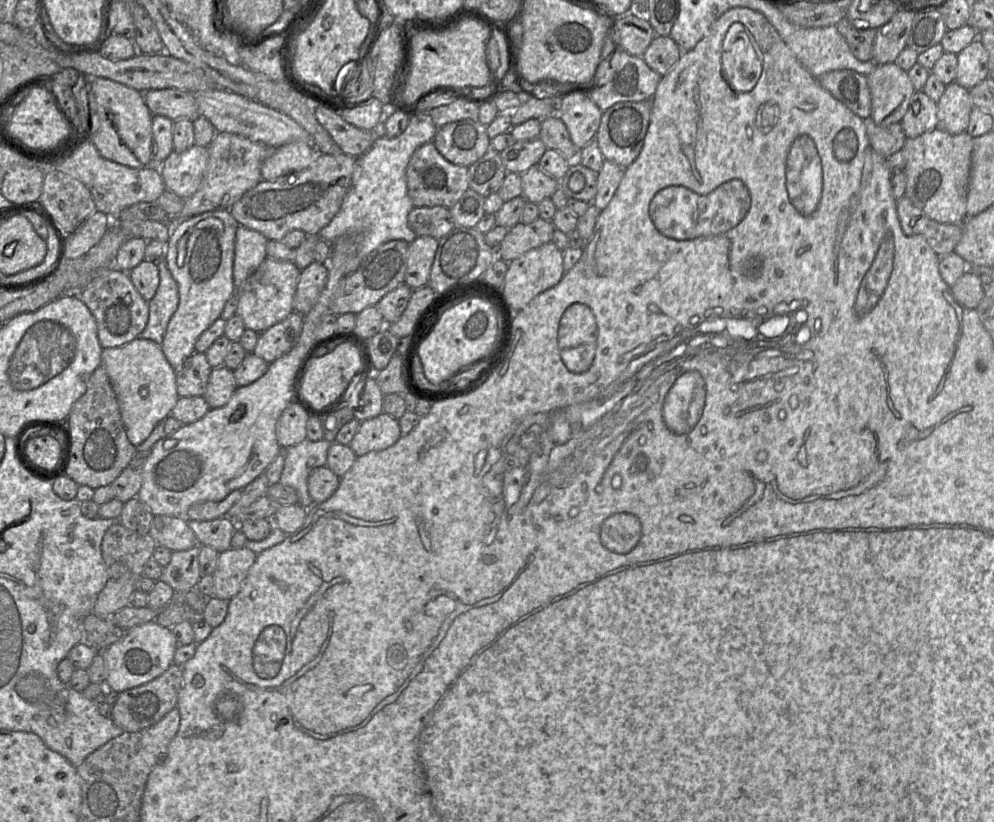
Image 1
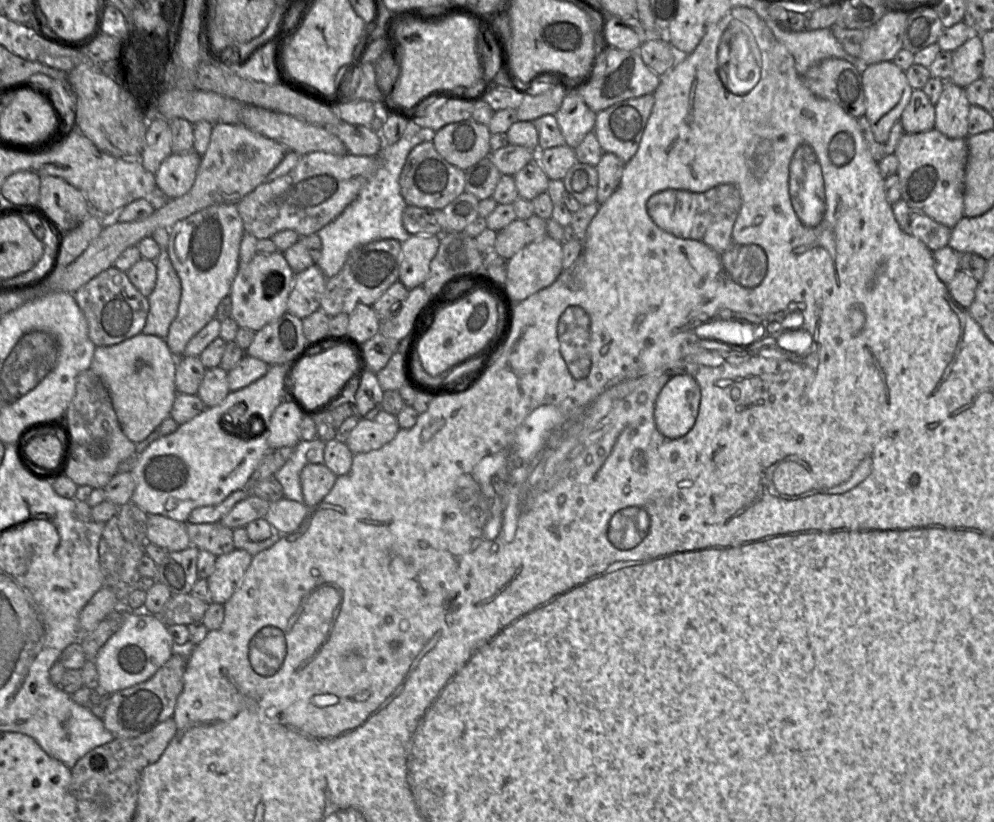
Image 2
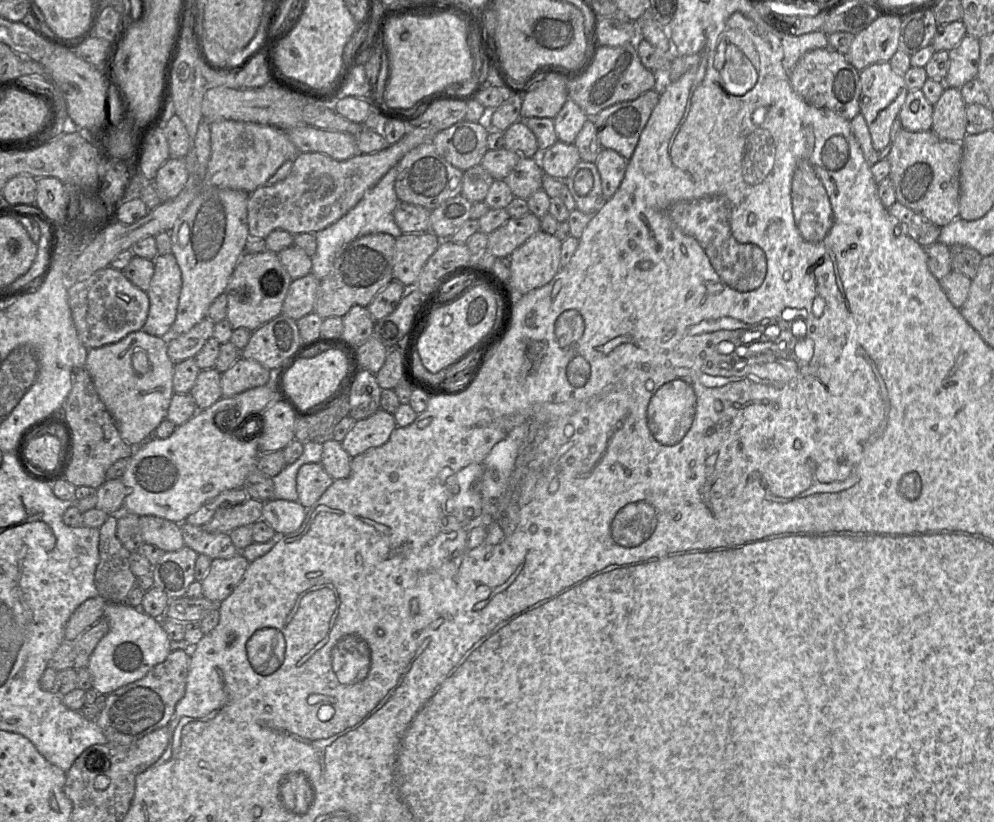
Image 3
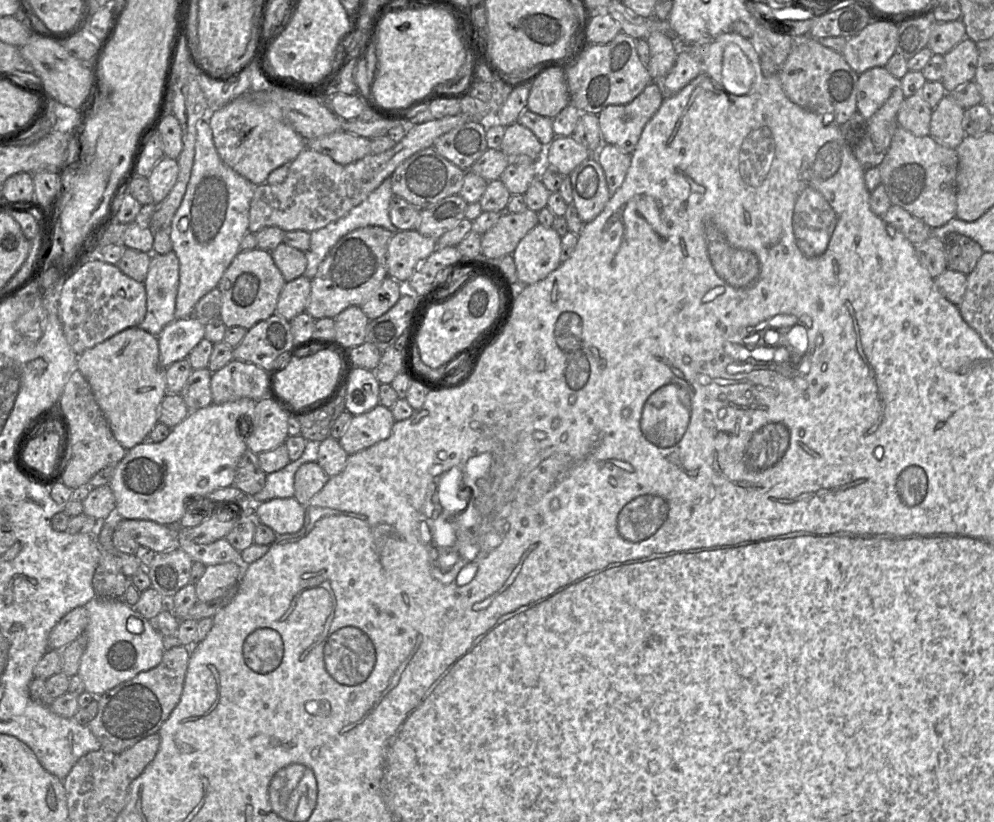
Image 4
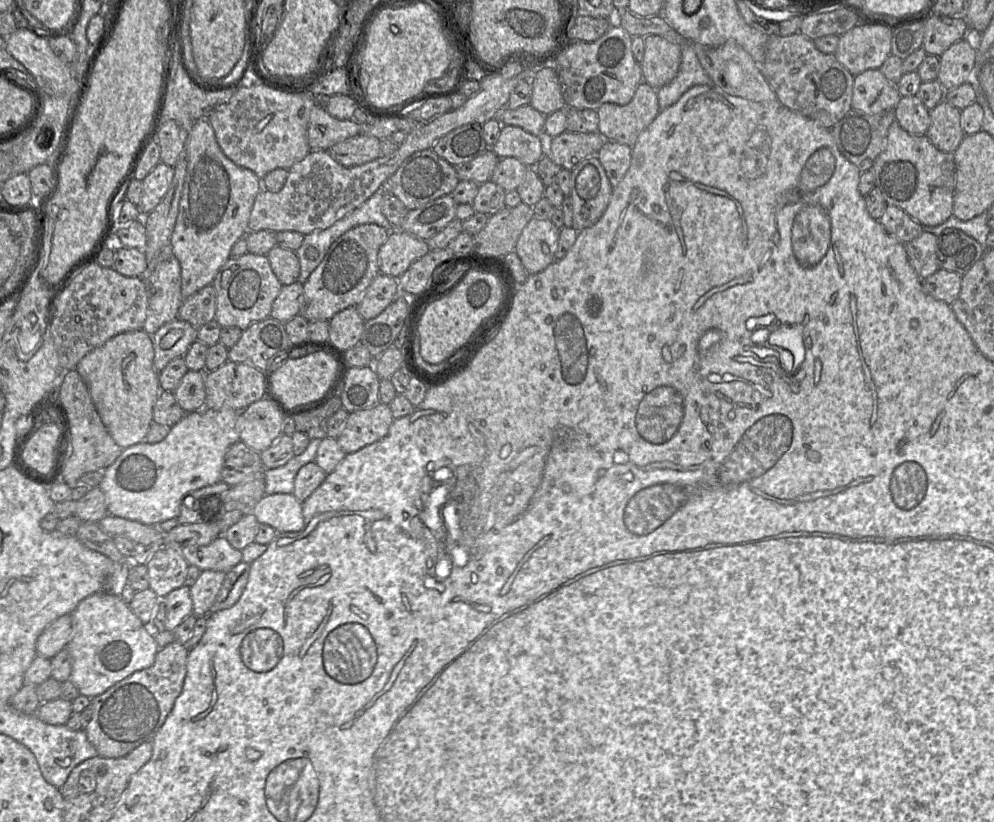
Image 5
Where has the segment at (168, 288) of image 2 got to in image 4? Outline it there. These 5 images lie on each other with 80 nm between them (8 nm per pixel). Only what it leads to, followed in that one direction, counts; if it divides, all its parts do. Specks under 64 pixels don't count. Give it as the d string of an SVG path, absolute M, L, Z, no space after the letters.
M175 252L152 254L144 281L147 311L139 328L157 337L166 325L176 319L179 282L180 262Z

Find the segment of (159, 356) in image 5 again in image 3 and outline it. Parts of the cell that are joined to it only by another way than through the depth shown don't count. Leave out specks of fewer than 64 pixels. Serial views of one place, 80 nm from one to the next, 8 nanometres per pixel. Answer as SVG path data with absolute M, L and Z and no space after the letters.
M204 318L190 331L181 335L167 337L168 355L176 363L194 356L201 350L205 342L213 337L214 325L210 319Z

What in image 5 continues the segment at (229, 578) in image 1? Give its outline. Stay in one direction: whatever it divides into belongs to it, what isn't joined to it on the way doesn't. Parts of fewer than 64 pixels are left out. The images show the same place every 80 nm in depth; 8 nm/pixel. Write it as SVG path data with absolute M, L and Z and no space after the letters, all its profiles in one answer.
M204 570L190 587L193 615L207 617L221 589L227 572Z

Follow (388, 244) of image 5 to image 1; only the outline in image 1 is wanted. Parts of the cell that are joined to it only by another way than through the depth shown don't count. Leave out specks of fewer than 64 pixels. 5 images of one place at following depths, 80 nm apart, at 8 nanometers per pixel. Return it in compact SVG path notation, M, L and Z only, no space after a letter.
M417 236L408 245L405 284L411 289L428 285L438 240L430 236Z

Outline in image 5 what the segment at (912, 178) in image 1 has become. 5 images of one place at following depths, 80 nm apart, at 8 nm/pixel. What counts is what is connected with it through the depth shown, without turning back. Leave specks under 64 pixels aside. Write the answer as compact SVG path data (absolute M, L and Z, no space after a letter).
M895 120L888 128L887 144L869 169L887 205L905 211L923 227L934 227L953 215L955 162L953 153L938 150L926 135L911 135Z

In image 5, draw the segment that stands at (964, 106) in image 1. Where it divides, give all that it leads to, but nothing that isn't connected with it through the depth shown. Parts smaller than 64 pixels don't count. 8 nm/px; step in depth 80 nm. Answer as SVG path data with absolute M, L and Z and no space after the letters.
M943 99L930 110L930 124L925 135L938 150L953 153L965 136L961 110Z

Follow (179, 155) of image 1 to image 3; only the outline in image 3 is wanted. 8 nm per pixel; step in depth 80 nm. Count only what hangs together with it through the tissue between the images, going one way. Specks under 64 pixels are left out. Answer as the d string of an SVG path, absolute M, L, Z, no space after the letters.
M170 157L158 170L153 184L162 202L177 197L190 180L190 166L185 158Z

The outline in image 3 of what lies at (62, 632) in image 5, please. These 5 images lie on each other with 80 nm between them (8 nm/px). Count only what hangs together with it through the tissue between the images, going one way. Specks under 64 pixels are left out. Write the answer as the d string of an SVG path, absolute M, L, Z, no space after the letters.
M97 595L79 605L66 624L64 641L75 641L86 629L103 617L106 602L102 596Z

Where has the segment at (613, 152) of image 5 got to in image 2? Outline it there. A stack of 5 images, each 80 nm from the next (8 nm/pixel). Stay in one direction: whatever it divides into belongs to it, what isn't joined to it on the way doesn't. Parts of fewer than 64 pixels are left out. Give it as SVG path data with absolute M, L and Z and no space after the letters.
M603 152L597 164L598 192L596 202L603 204L617 189L625 167L625 162L611 152Z

